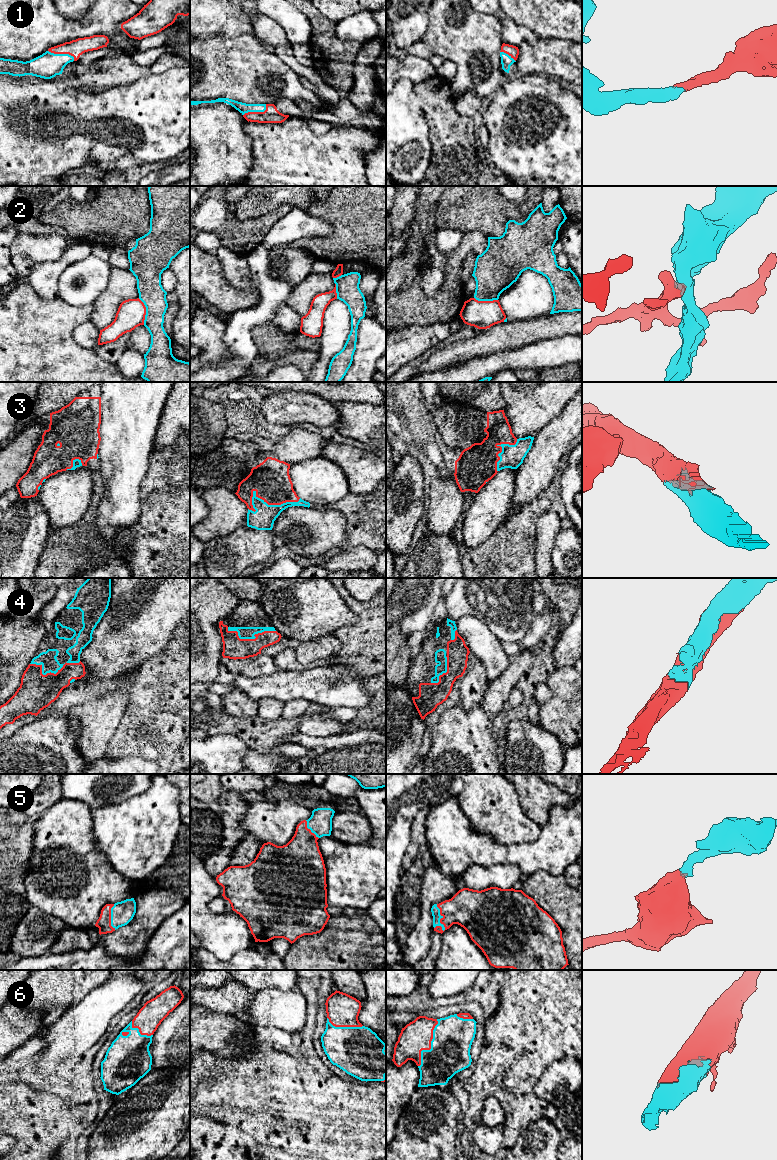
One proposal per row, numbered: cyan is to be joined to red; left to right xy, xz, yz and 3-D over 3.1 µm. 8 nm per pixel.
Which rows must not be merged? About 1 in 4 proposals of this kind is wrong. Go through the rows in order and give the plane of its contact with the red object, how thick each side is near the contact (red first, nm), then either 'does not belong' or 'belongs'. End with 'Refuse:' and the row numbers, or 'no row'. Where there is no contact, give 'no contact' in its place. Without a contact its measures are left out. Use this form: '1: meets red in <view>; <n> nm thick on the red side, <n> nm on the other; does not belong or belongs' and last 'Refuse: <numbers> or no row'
1: meets red in xy; 140 nm thick on the red side, 200 nm on the other; belongs
2: meets red in xy; 220 nm thick on the red side, 200 nm on the other; does not belong
3: meets red in xz; 300 nm thick on the red side, 180 nm on the other; belongs
4: meets red in xz; 180 nm thick on the red side, 100 nm on the other; belongs
5: meets red in yz; 320 nm thick on the red side, 70 nm on the other; belongs
6: meets red in yz; 240 nm thick on the red side, 320 nm on the other; belongs
Refuse: 2

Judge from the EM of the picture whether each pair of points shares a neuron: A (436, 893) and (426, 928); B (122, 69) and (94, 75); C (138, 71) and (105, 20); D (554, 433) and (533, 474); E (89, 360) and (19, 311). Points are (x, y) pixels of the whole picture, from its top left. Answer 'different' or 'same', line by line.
A: same
B: same
C: different
D: same
E: same

